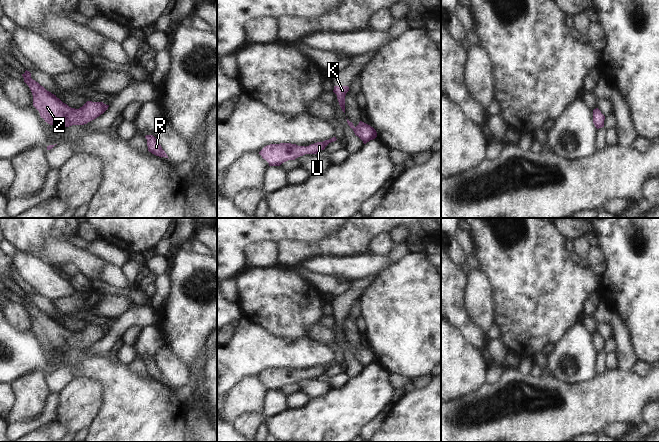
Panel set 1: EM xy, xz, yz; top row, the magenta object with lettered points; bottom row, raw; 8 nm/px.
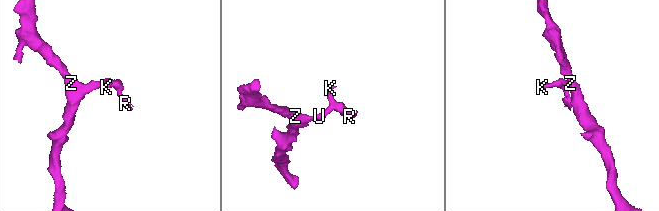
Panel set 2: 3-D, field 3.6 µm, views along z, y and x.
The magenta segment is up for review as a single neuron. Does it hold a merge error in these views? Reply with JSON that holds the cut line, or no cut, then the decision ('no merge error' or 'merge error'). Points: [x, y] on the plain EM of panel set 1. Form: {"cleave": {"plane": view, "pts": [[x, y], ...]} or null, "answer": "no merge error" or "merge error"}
{"cleave": null, "answer": "no merge error"}

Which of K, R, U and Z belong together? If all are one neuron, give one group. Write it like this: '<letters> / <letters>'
K R U Z

